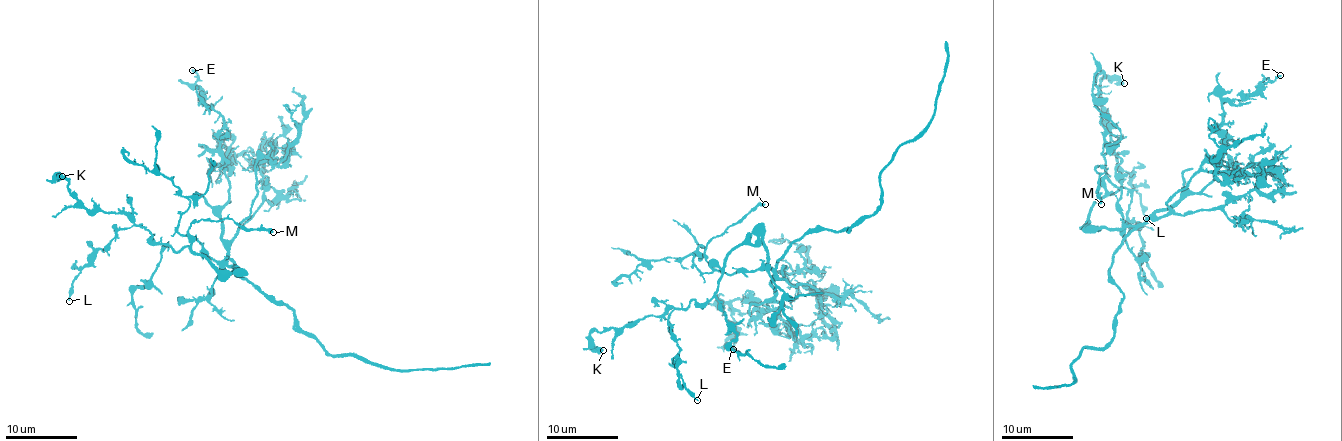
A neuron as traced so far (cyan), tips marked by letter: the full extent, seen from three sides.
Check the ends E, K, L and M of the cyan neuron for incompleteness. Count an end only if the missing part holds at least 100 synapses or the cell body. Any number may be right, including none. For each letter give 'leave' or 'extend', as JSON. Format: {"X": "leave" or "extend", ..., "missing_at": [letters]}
{"E": "leave", "K": "leave", "L": "leave", "M": "leave", "missing_at": []}

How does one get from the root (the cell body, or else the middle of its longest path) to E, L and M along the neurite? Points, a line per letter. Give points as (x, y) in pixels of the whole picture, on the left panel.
E: (245, 280), (221, 237), (230, 186), (220, 148), (223, 117), (201, 104), (192, 70)
L: (245, 280), (232, 262), (217, 262), (193, 237), (177, 252), (135, 225), (118, 231), (83, 267), (69, 301)
M: (245, 280), (229, 259), (217, 262), (208, 255), (187, 229), (196, 221), (225, 219), (273, 232)

